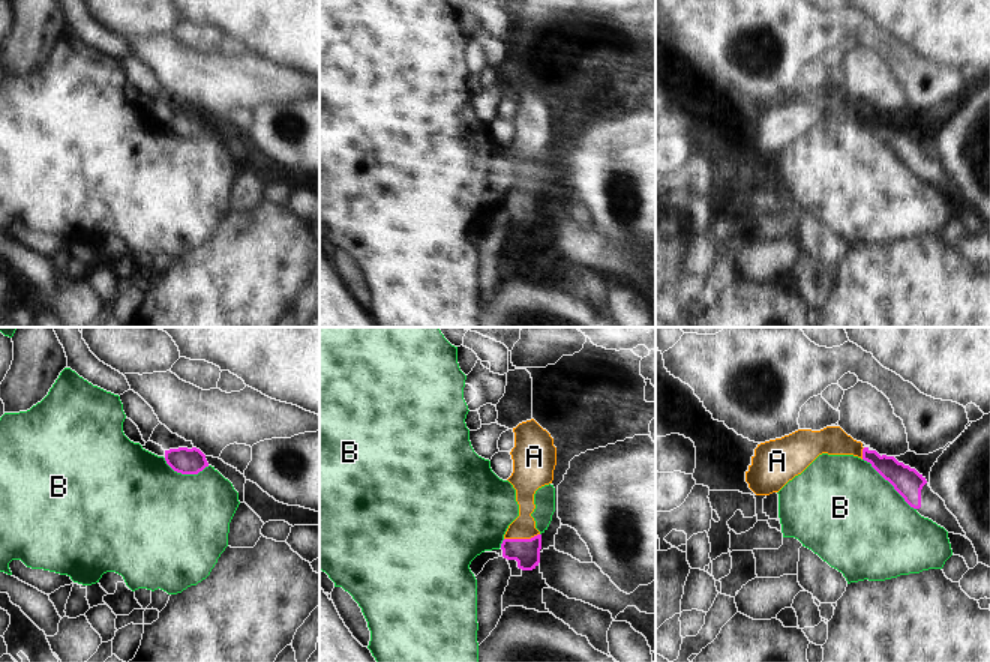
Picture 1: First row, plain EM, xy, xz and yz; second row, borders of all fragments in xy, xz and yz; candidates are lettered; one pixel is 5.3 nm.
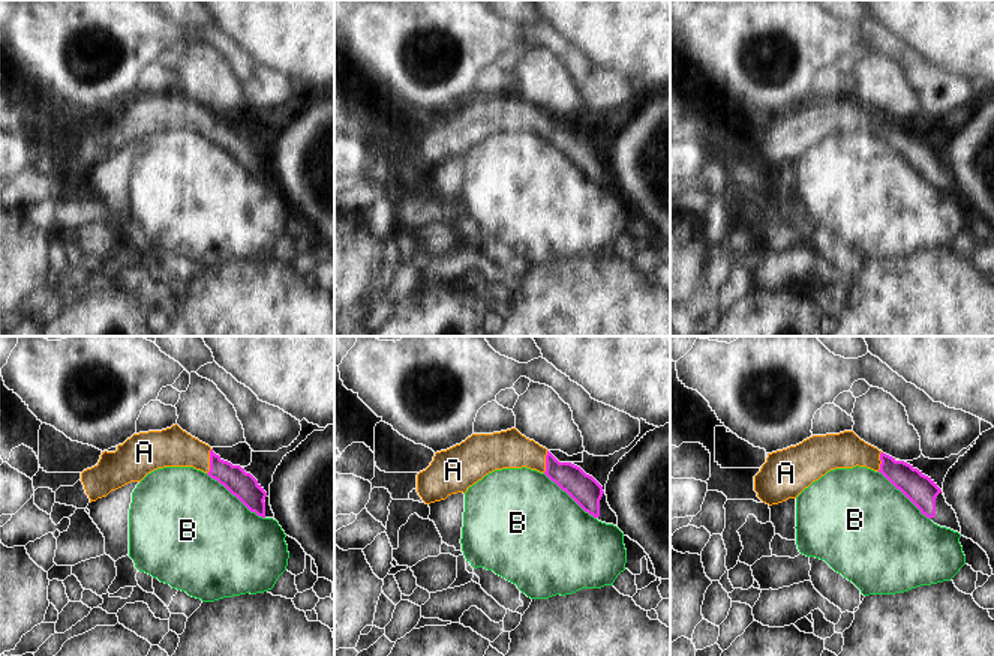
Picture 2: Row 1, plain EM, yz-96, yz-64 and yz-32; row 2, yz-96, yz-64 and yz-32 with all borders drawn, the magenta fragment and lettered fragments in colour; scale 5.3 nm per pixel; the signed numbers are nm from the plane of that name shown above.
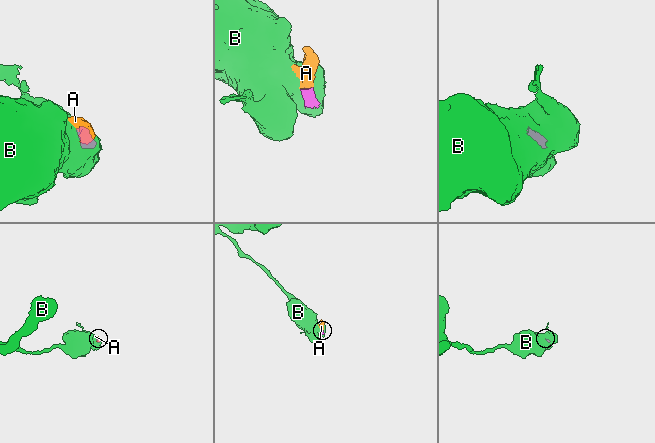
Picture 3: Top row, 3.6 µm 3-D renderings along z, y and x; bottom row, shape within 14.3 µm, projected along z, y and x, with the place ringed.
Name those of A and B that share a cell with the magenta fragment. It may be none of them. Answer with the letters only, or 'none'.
A

